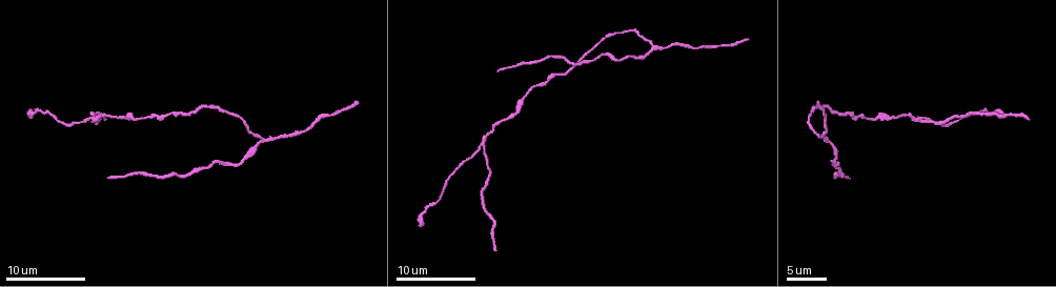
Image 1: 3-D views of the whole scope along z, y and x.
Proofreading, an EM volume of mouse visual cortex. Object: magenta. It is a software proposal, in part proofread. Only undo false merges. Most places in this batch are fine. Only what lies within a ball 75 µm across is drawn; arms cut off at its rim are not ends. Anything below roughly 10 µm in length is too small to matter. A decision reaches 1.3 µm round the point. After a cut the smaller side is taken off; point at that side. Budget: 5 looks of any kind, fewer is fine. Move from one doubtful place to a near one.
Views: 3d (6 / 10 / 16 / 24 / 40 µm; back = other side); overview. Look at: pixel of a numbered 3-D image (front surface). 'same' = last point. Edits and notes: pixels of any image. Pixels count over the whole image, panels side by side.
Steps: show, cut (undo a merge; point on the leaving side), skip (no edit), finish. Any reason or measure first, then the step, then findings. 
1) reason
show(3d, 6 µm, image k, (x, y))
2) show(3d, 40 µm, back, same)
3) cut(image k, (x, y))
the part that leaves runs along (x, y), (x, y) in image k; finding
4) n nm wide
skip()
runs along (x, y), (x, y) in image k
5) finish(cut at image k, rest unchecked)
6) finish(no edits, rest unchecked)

three-way junction
show(3d, 10 µm, image 1, (262, 141))

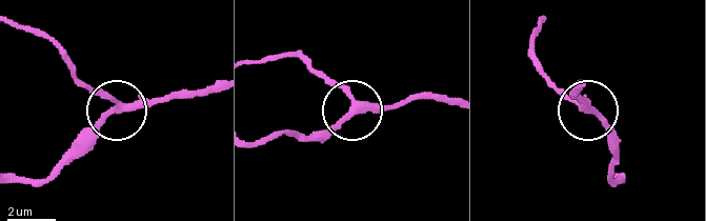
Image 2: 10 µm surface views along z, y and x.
show(3d, 6 µm, image 2, (124, 108))

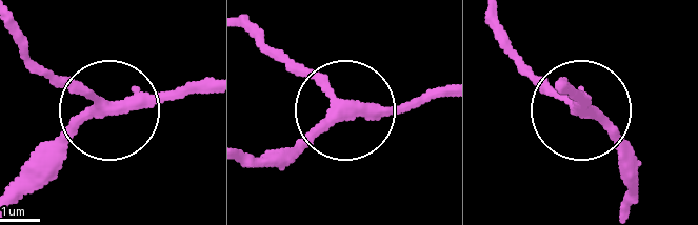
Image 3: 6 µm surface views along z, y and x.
270 nm wide
skip()
one neuron here

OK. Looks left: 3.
thick turns thin
show(3d, 16 µm, image 1, (832, 159))

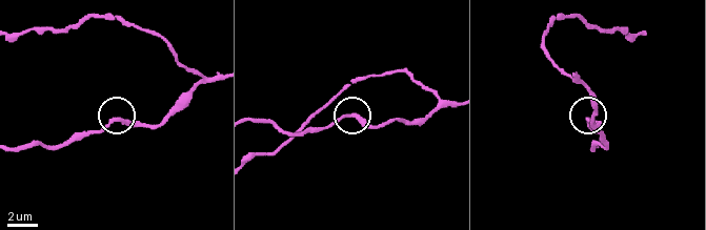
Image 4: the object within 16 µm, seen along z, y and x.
skip()
runs along (324, 108), (390, 72), (436, 103), (324, 127) in image 4; one neuron here

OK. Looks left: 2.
three arms meet
show(3d, 16 µm, image 1, (923, 118))

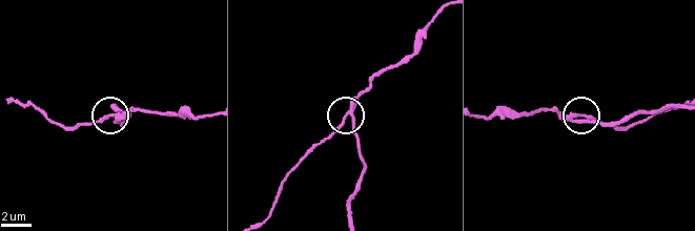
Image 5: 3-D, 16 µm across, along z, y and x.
closer look
show(3d, 6 µm, image 5, (580, 119))

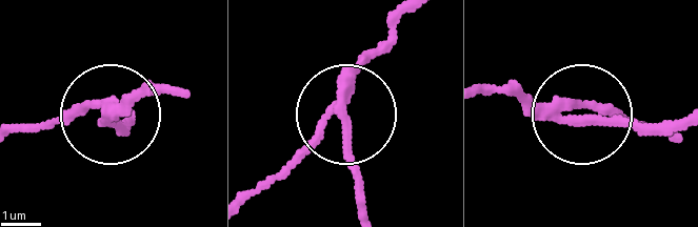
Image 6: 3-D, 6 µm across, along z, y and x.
cut(image 6, (348, 137))
the part that leaves runs along (351, 78), (341, 144), (361, 214) in image 6; two neurons meet here

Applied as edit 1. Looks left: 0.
finish(cut at image 6, rest unchecked)

